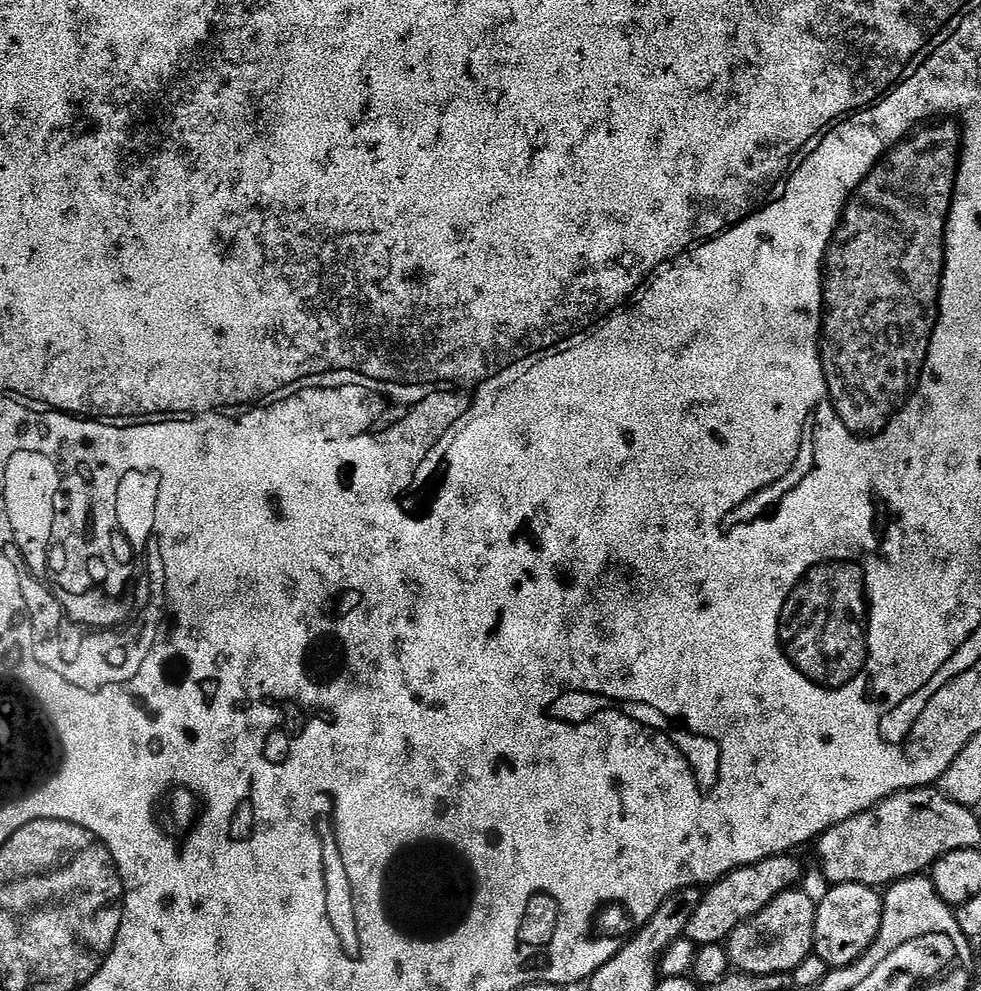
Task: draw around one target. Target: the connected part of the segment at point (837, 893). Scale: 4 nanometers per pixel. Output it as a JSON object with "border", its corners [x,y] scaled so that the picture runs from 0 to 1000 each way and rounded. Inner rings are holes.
{"border":[[[849,892],[832,913],[830,963],[844,973],[845,978],[861,977],[875,971],[887,959],[899,930],[901,910],[898,901],[881,892]]]}

